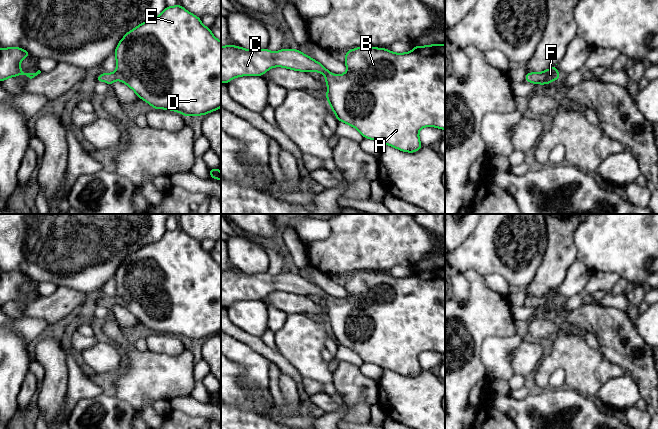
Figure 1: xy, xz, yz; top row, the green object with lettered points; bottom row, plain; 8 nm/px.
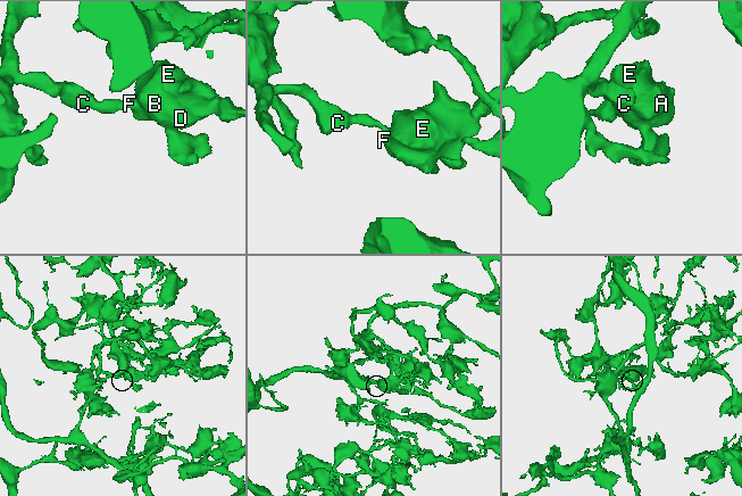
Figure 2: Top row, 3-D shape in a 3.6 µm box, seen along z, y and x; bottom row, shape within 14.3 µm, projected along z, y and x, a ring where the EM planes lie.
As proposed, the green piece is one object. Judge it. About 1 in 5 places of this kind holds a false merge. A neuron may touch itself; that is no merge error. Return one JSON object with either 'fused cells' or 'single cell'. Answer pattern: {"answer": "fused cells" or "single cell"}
{"answer": "single cell"}

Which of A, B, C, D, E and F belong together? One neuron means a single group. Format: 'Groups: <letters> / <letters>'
Groups: A B C D E F

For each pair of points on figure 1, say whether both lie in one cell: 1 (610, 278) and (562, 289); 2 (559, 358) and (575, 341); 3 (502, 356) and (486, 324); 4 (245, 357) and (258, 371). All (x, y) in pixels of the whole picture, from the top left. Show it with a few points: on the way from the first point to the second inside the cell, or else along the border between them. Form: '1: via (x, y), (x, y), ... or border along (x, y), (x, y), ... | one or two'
1: border along (592, 273), (586, 286), (568, 299) | two
2: via (563, 354), (572, 345) | one
3: border along (515, 333), (507, 337), (487, 336), (480, 356) | two
4: via (248, 360), (256, 368) | one

